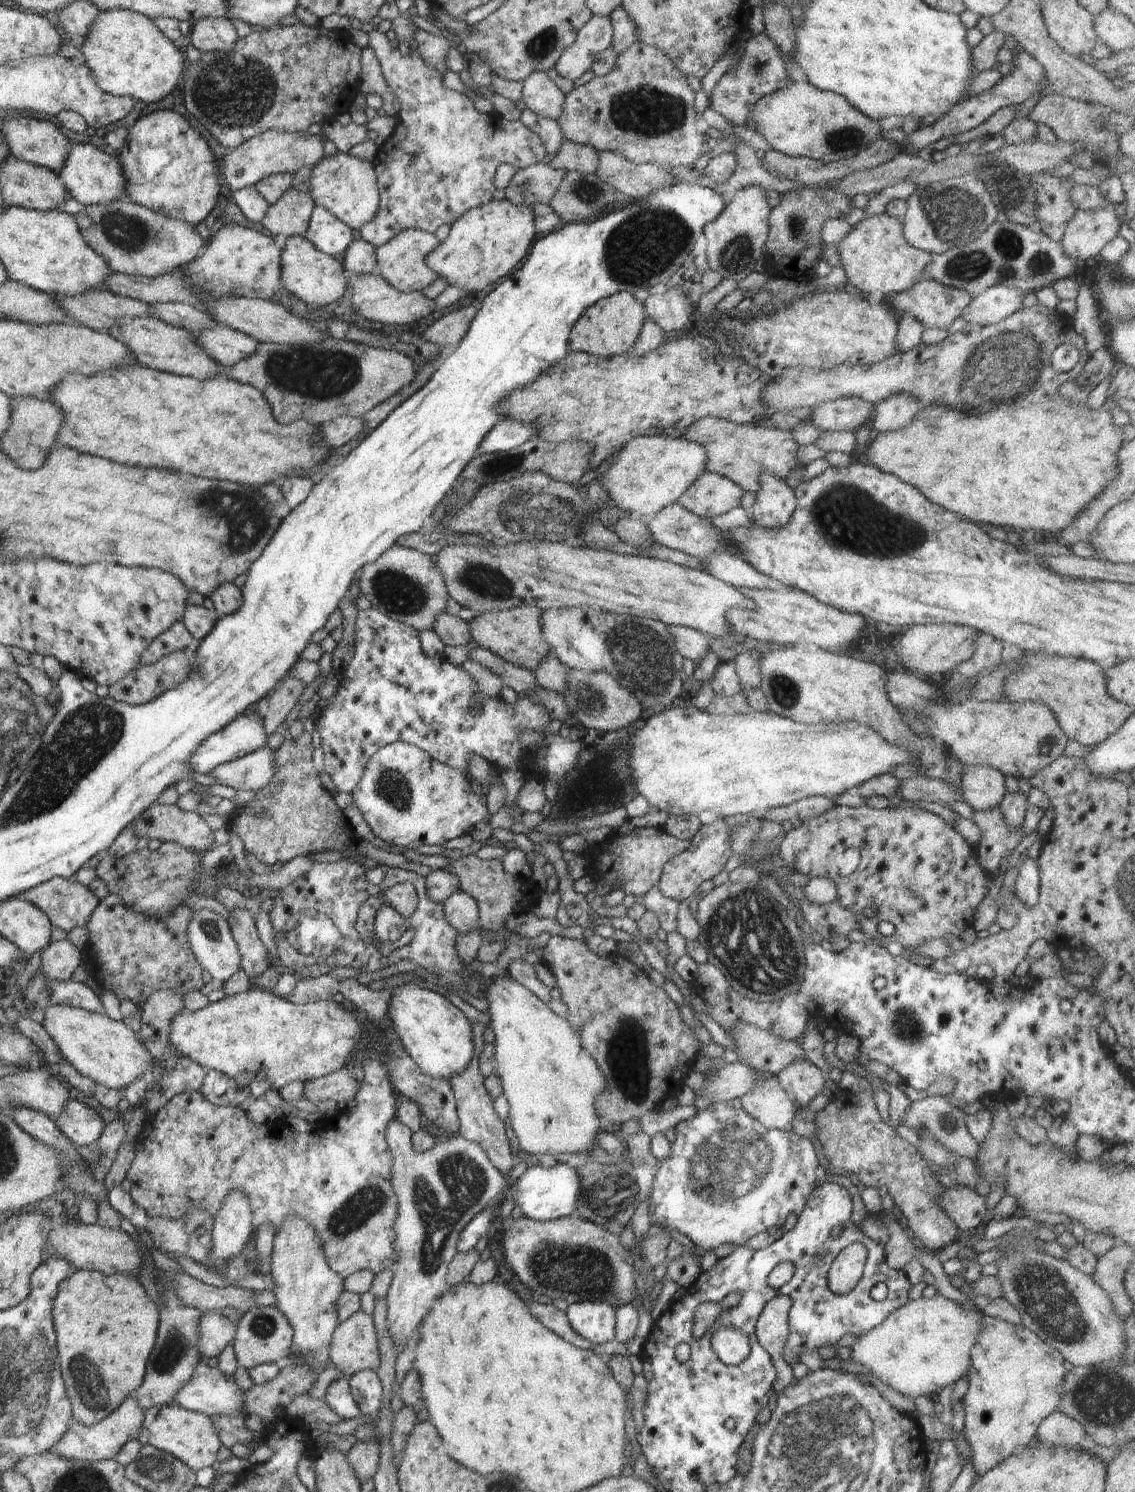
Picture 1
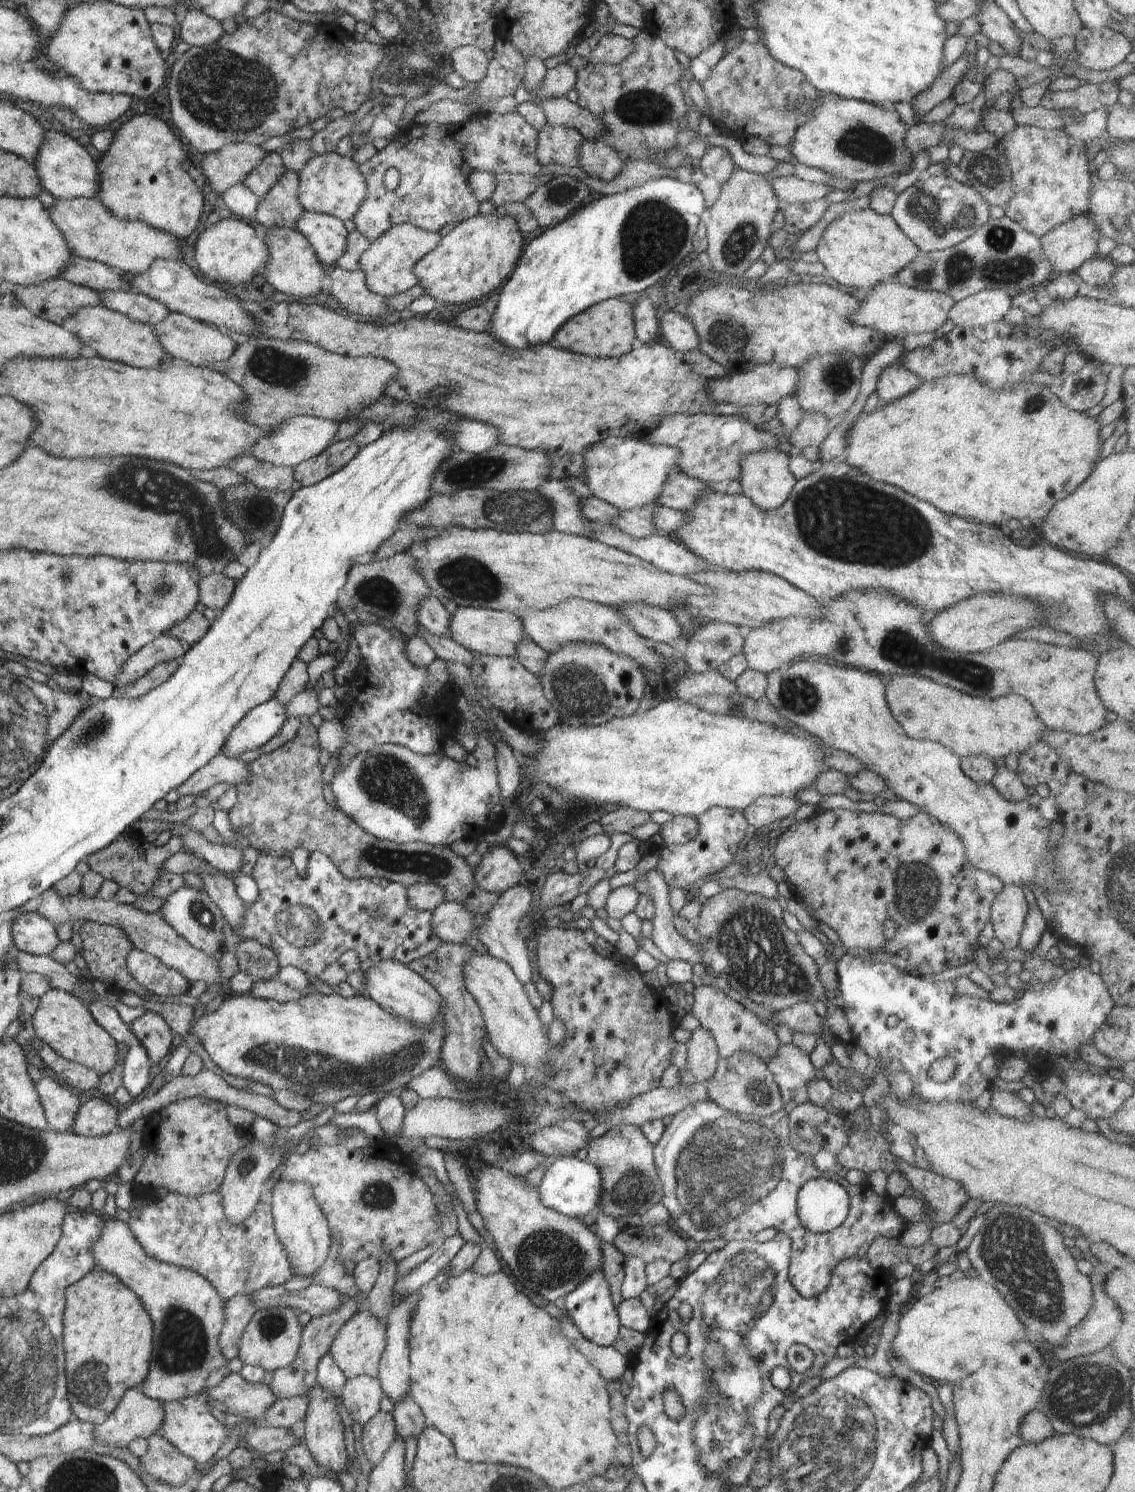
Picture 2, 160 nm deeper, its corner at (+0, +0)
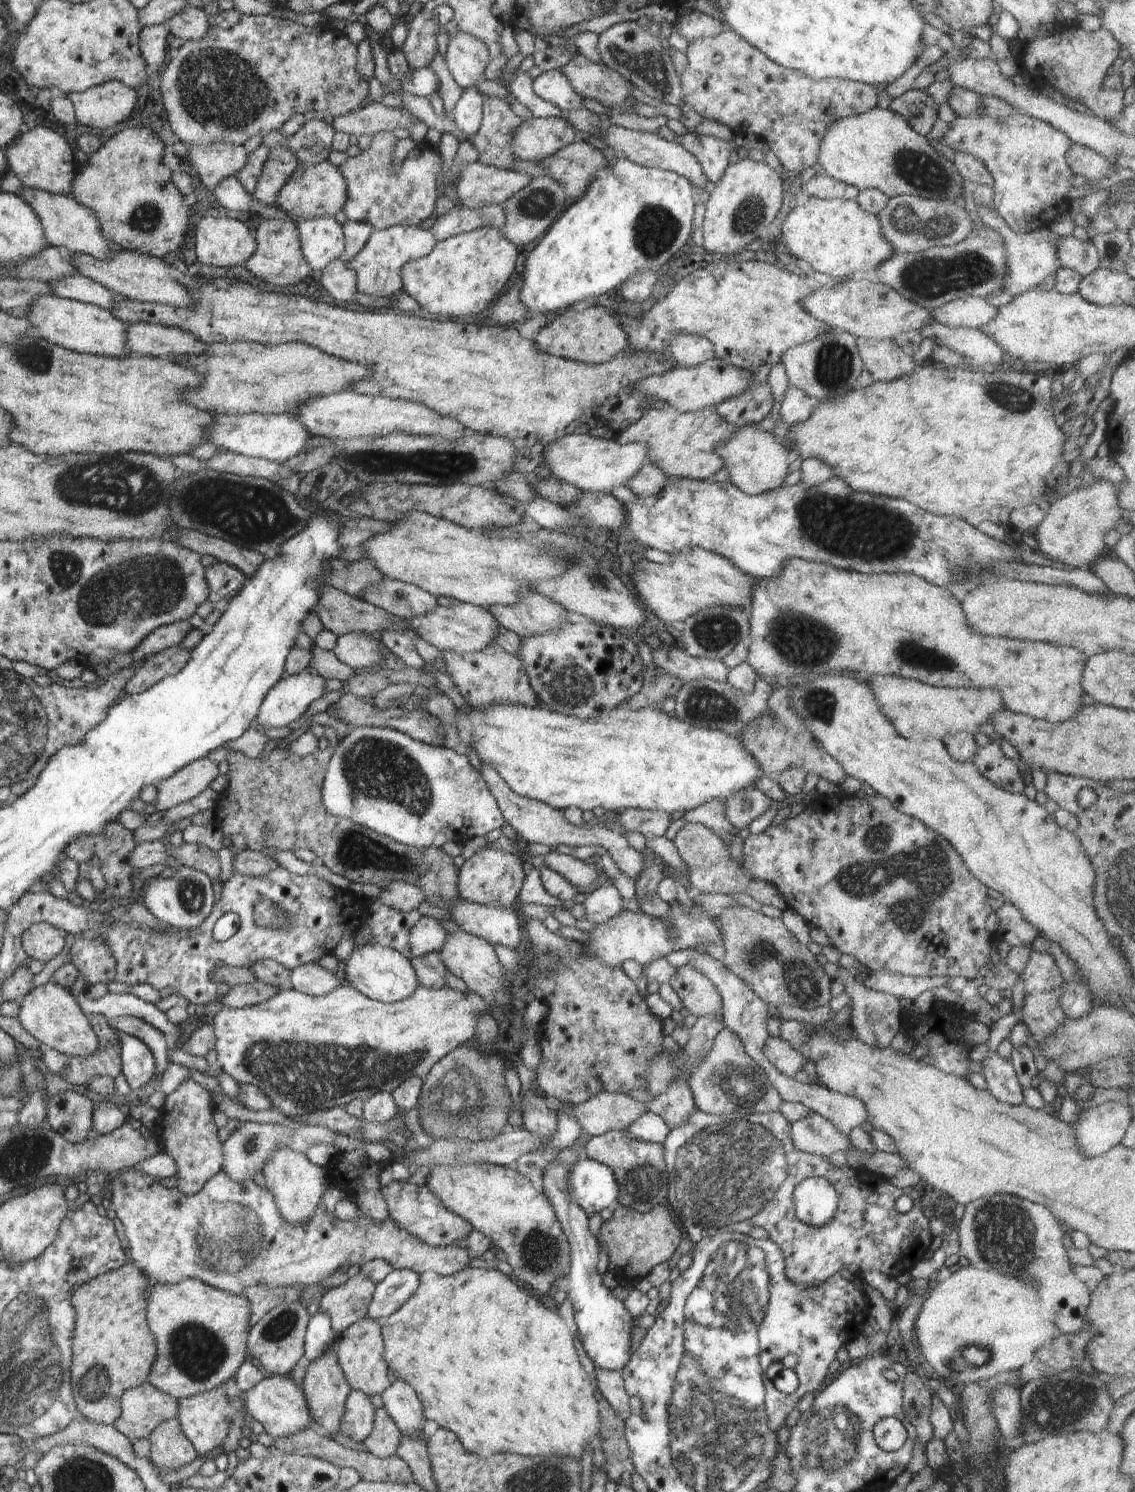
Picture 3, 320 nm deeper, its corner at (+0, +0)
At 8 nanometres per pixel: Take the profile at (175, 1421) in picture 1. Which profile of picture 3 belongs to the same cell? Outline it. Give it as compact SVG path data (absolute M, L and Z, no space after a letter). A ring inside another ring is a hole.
M218 1387L205 1393L177 1399L177 1419L181 1431L192 1443L199 1455L221 1447L228 1436L228 1403L225 1387Z

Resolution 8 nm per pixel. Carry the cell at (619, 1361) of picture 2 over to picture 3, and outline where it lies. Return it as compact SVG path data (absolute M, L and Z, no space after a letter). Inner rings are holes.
M595 1368L595 1374L597 1388L600 1389L607 1403L610 1404L615 1415L625 1424L631 1415L631 1408L621 1372Z

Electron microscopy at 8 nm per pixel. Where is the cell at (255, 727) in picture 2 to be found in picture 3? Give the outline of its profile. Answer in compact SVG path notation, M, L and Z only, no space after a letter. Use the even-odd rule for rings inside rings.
M308 666L294 674L284 672L260 705L256 722L266 728L288 726L298 720L314 700L322 697L326 680L316 667Z

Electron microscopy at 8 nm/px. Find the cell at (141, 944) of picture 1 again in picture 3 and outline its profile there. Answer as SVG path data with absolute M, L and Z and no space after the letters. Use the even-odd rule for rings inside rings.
M77 936L70 944L71 963L88 985L114 980L116 961L111 950L100 938Z

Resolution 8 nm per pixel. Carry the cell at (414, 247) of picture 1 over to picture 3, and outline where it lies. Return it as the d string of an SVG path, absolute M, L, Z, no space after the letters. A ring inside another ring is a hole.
M394 225L373 230L364 248L344 264L355 273L358 291L375 297L392 297L403 290L401 268L404 264L426 256L435 244L429 230L420 229L418 225Z

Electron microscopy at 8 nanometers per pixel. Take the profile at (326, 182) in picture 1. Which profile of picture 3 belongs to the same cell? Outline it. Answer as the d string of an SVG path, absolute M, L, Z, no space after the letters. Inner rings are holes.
M330 161L318 164L298 164L287 183L278 191L275 198L277 208L284 211L288 217L313 219L320 217L335 217L343 210L347 199L347 184L339 173L339 168Z

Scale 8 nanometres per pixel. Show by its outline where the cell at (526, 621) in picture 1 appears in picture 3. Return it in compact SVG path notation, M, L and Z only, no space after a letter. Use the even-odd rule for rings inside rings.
M460 603L450 608L436 605L432 612L408 617L405 621L413 629L416 637L436 646L441 652L452 651L453 653L476 652L493 644L500 626L488 608L474 606L470 603Z

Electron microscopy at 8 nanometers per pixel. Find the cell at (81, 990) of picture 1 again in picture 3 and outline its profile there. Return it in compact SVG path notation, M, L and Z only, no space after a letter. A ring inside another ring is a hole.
M116 1030L115 1033L121 1042L121 1072L132 1090L142 1088L156 1075L152 1051L132 1035Z

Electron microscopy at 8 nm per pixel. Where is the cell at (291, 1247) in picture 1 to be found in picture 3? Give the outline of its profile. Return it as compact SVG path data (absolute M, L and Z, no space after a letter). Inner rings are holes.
M280 1147L263 1162L261 1172L265 1176L266 1188L272 1193L282 1218L288 1224L305 1223L311 1219L324 1194L326 1180L321 1166L310 1162L304 1153L296 1152L290 1147Z

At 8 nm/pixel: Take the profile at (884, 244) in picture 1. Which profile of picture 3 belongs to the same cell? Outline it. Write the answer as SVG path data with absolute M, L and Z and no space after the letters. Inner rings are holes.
M811 197L806 204L790 211L780 232L780 240L786 244L791 256L806 260L812 266L813 274L821 279L841 279L847 274L861 277L868 270L876 270L880 263L896 253L883 236L878 217L864 212L853 200Z

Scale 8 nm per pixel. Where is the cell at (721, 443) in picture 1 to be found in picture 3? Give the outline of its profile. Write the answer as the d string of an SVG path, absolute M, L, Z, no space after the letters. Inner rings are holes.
M666 407L644 411L638 420L629 424L612 440L620 444L644 443L648 447L648 460L669 477L708 481L723 467L722 460L716 454L715 444L729 439L733 432L733 426L712 407L687 413Z

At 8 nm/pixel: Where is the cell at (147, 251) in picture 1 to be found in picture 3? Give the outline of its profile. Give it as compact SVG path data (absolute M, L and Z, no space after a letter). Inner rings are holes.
M23 186L18 196L34 209L41 222L45 240L50 245L60 247L70 253L82 253L97 259L107 259L122 251L119 245L108 241L107 237L100 232L99 222L95 219L94 213L84 205L78 204L70 194L49 193Z

